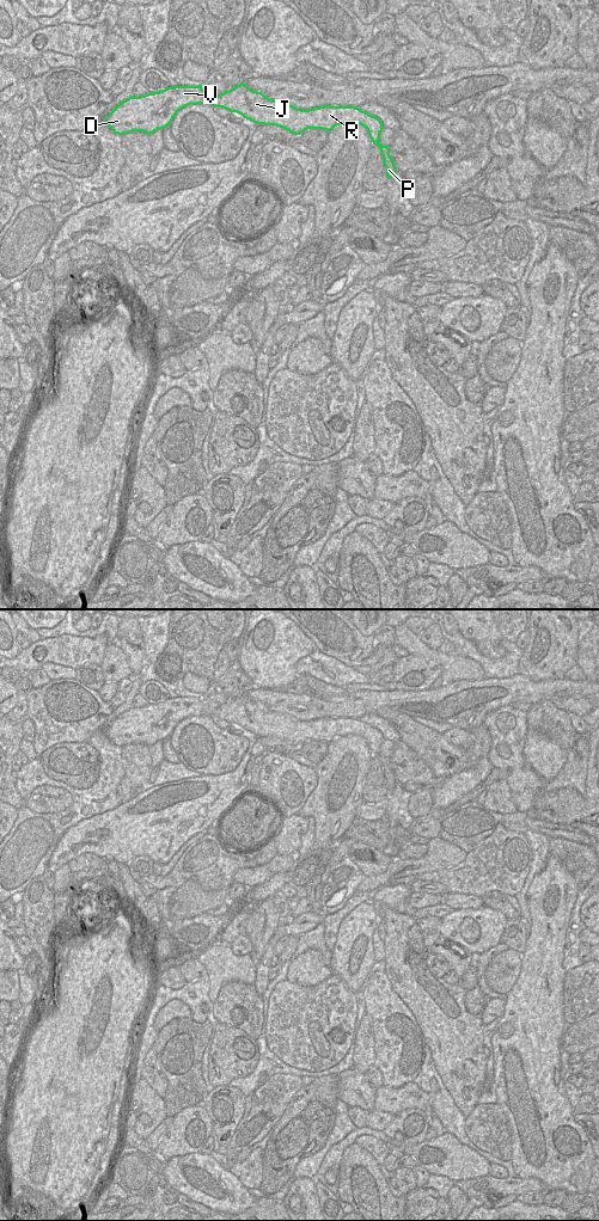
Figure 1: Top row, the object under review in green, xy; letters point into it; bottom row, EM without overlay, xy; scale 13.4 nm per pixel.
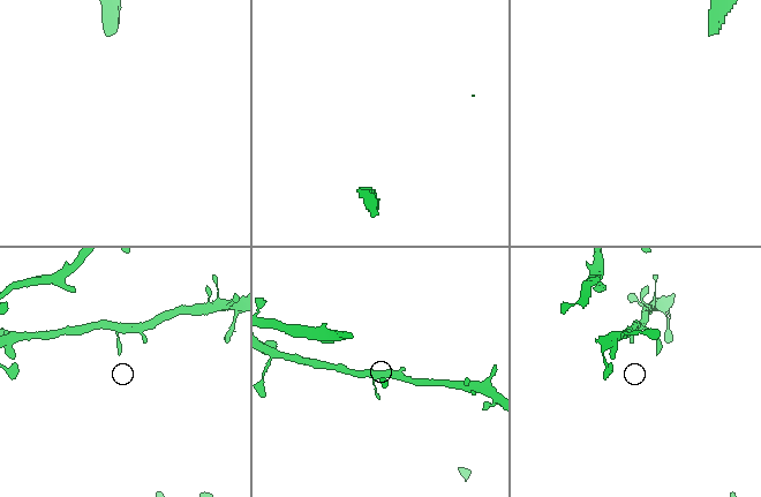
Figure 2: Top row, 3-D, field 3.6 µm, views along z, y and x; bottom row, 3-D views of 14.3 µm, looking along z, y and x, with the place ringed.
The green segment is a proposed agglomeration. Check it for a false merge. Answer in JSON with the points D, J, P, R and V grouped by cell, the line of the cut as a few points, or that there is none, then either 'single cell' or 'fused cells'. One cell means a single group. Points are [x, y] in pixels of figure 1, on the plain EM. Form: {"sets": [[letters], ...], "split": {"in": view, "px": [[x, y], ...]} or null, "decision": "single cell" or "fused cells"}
{"sets": [["D", "J", "P", "R", "V"]], "split": null, "decision": "single cell"}

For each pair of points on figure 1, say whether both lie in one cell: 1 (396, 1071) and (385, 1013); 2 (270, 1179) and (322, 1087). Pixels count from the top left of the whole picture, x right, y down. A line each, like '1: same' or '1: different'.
1: same
2: same

